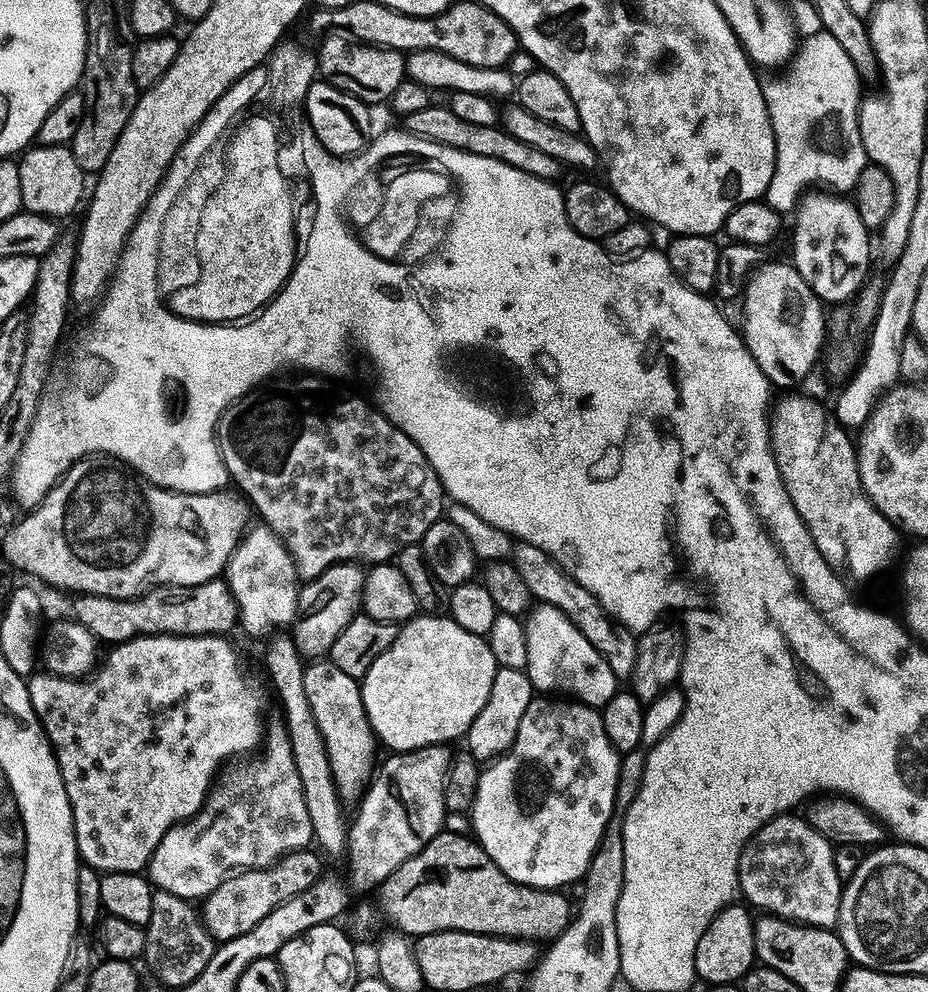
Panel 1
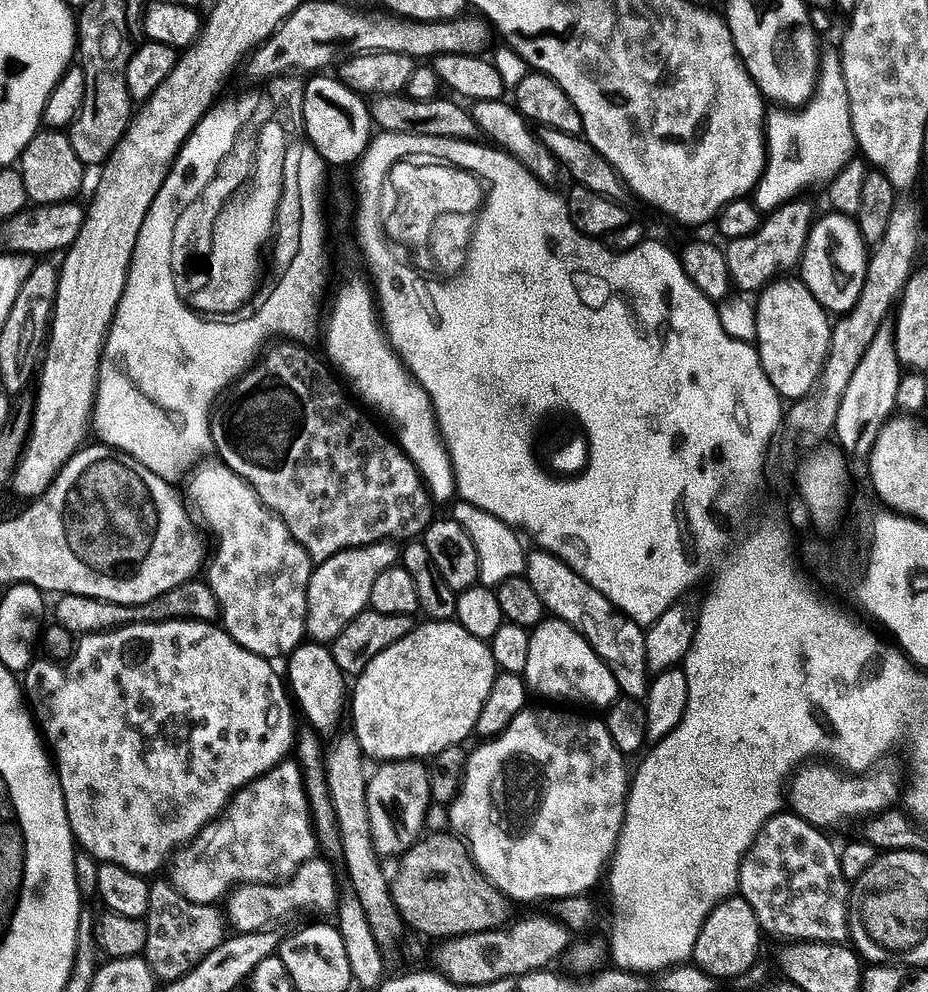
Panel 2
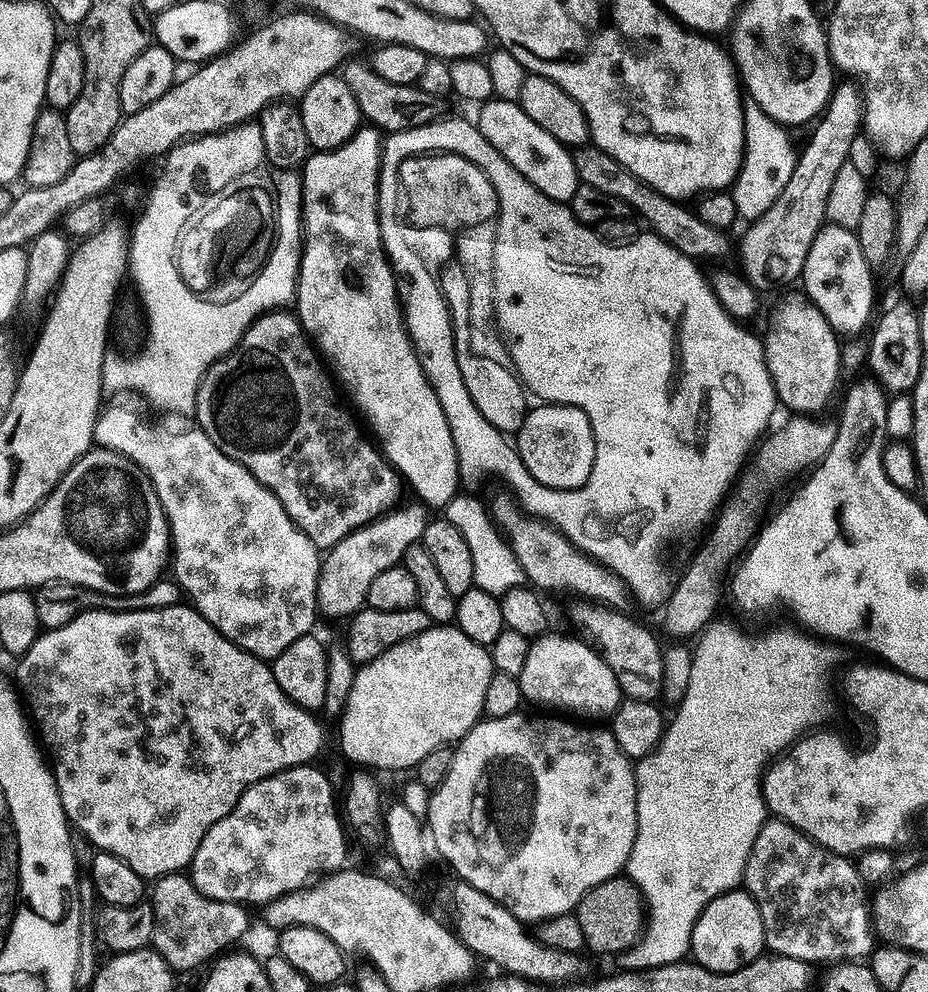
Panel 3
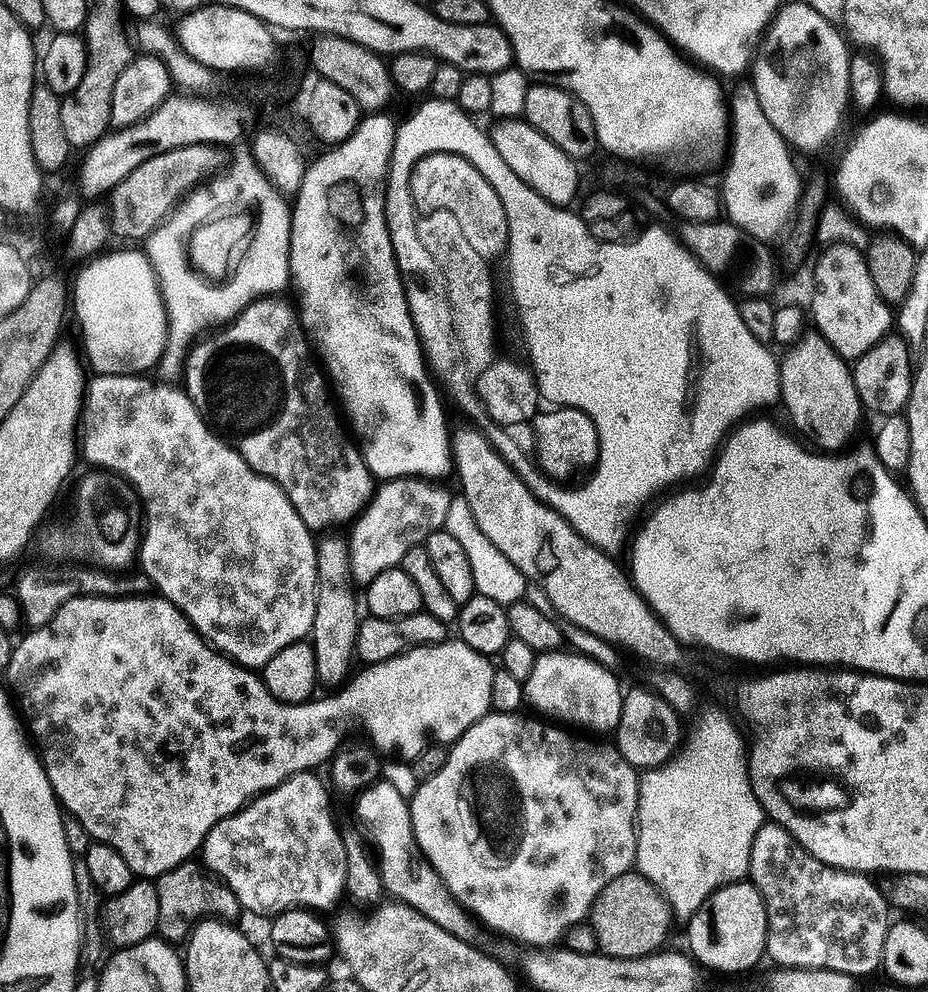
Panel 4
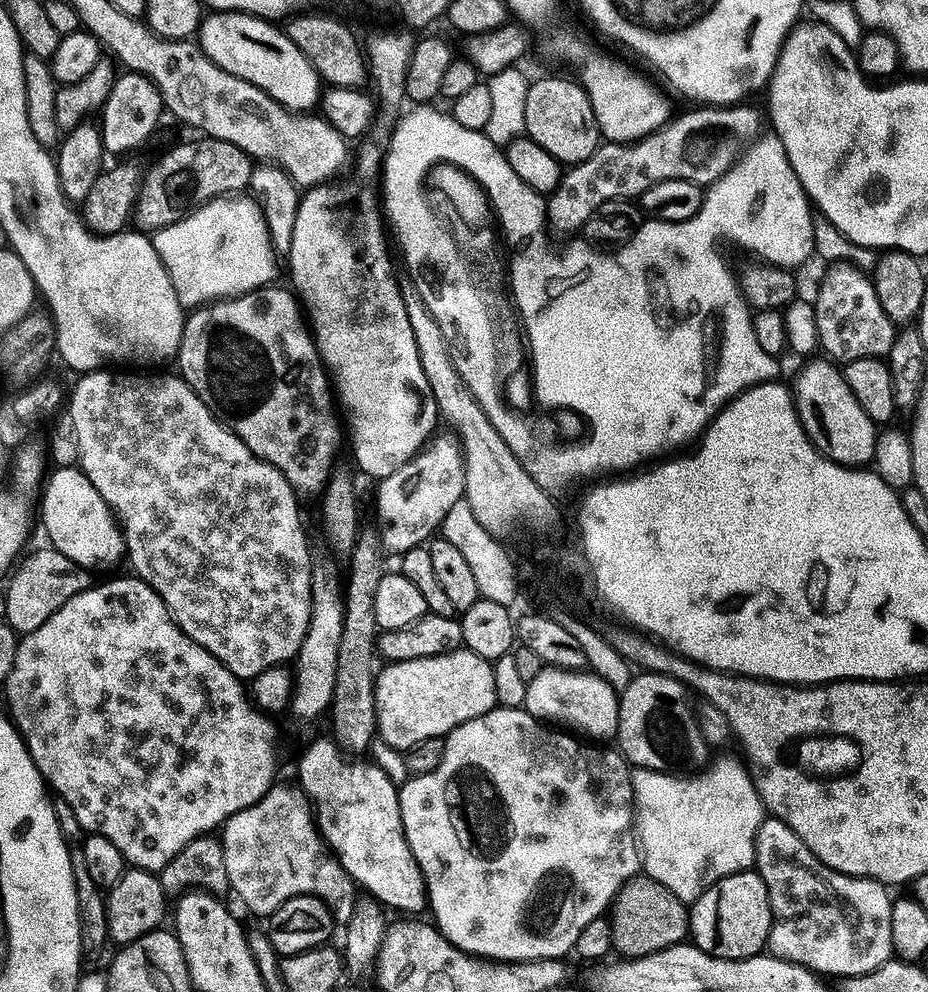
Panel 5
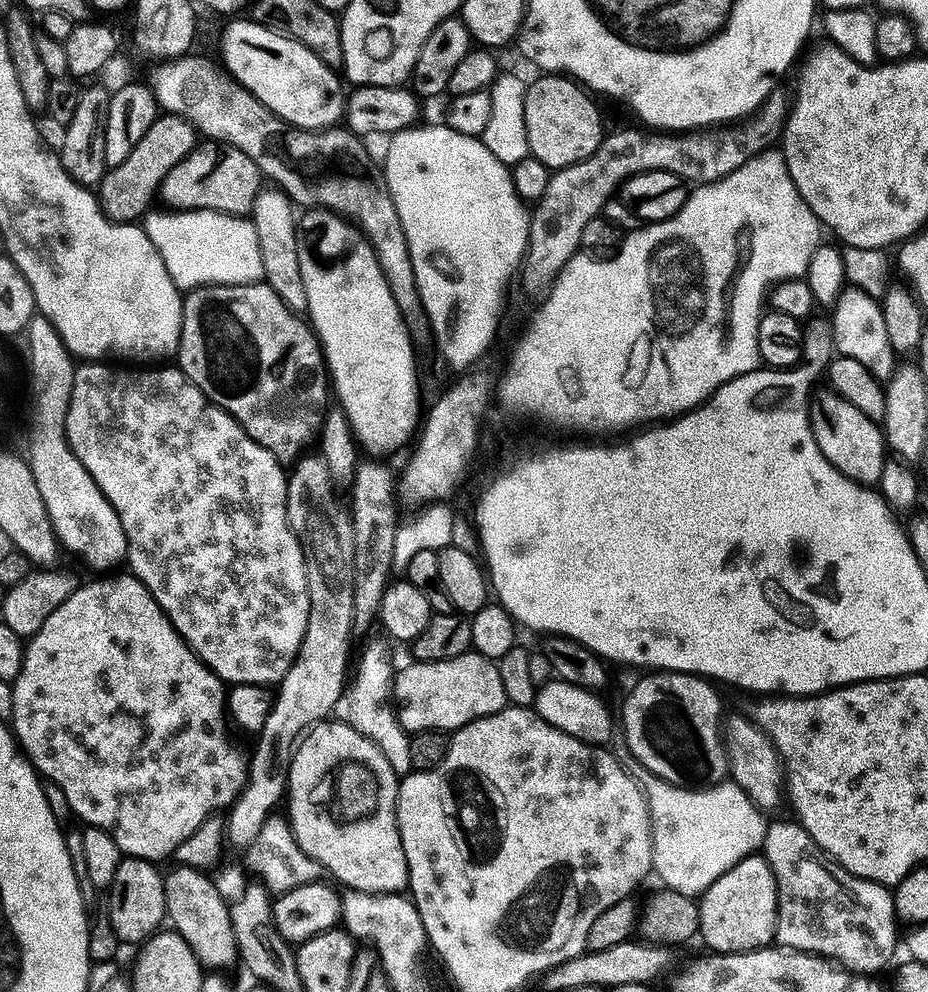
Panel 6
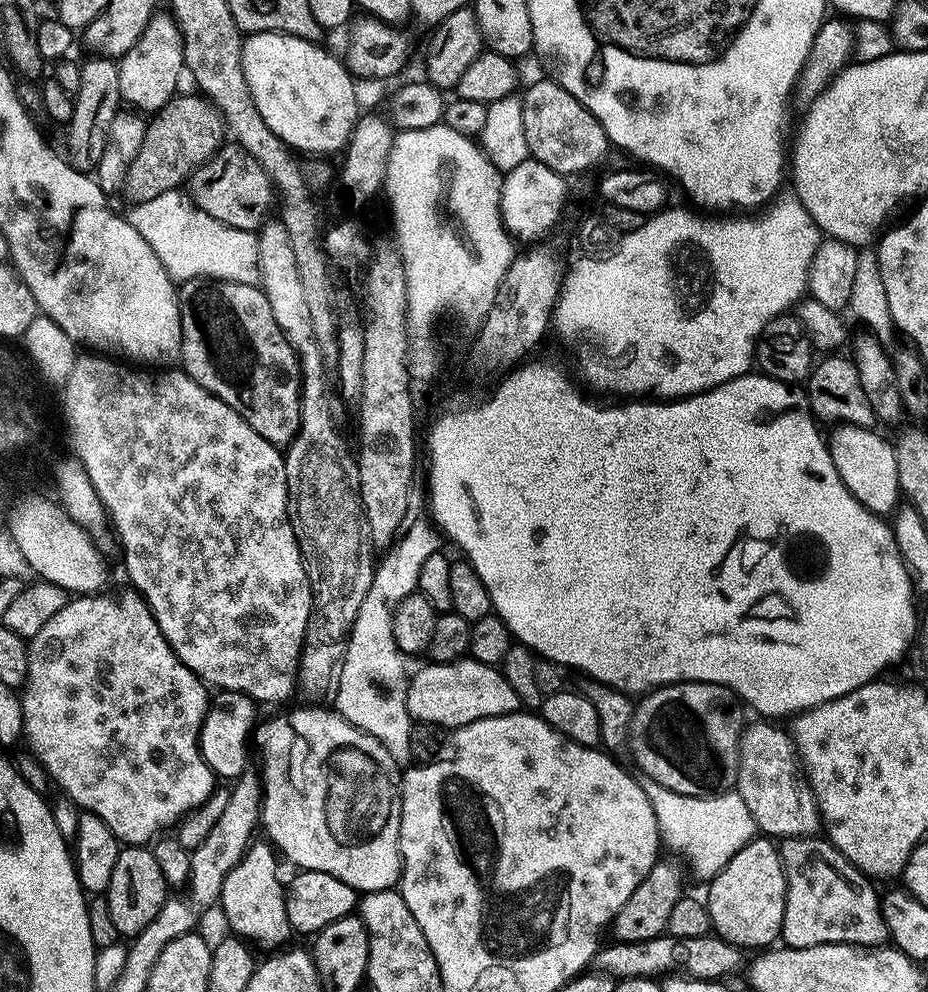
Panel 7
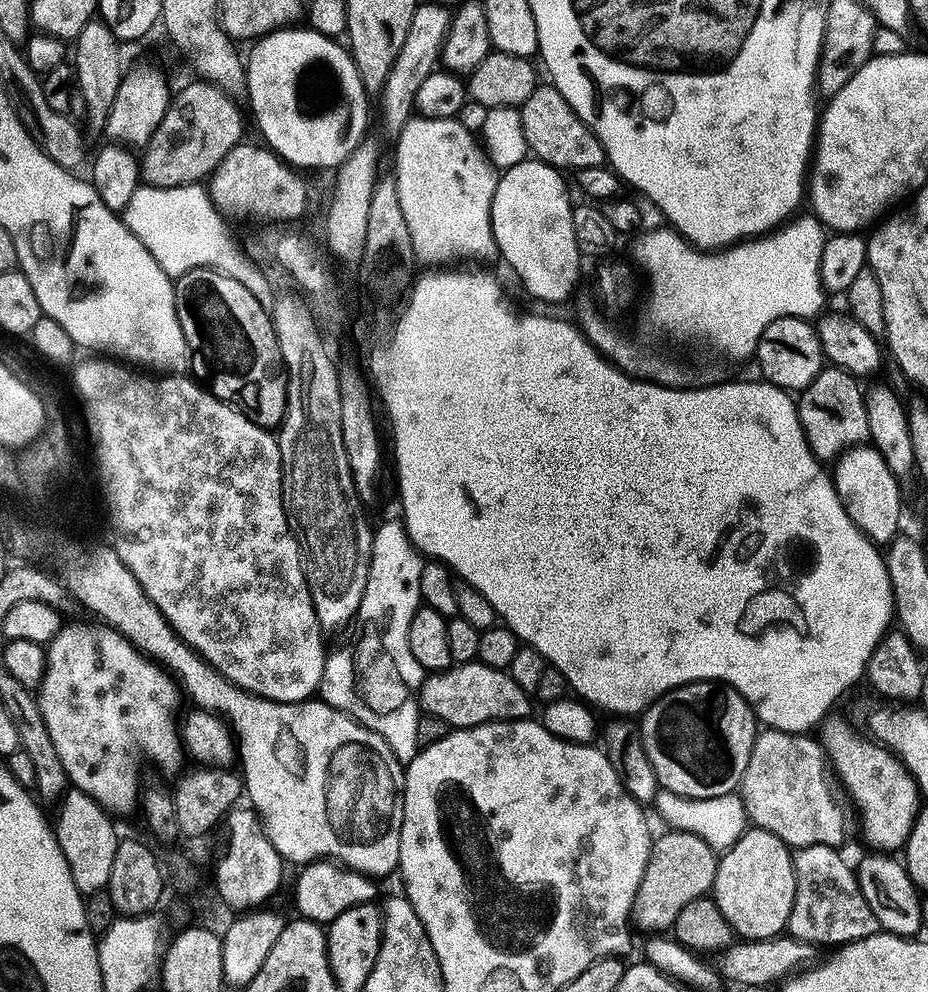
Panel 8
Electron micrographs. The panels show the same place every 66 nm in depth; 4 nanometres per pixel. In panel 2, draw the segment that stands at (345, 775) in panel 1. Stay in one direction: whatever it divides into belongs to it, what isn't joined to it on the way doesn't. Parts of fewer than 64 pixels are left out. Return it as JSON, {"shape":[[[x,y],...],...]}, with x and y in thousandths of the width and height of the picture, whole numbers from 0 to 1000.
{"shape":[[[329,647],[311,660],[310,681],[308,680],[318,709],[323,712],[334,728],[333,733],[349,744],[359,743],[364,737],[369,722],[375,712],[375,691],[373,679],[360,664],[352,650]]]}

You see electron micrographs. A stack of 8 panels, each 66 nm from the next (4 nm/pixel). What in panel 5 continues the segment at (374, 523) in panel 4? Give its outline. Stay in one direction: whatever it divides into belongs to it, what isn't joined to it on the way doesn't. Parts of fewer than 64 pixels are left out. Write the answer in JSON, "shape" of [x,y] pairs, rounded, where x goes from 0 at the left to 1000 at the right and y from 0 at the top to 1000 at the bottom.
{"shape":[[[467,439],[457,455],[438,466],[438,470],[420,478],[420,482],[408,485],[405,512],[409,515],[413,551],[419,557],[434,558],[460,549],[477,531],[481,518],[485,518],[495,504],[501,503],[500,453],[490,439],[474,439]]]}

